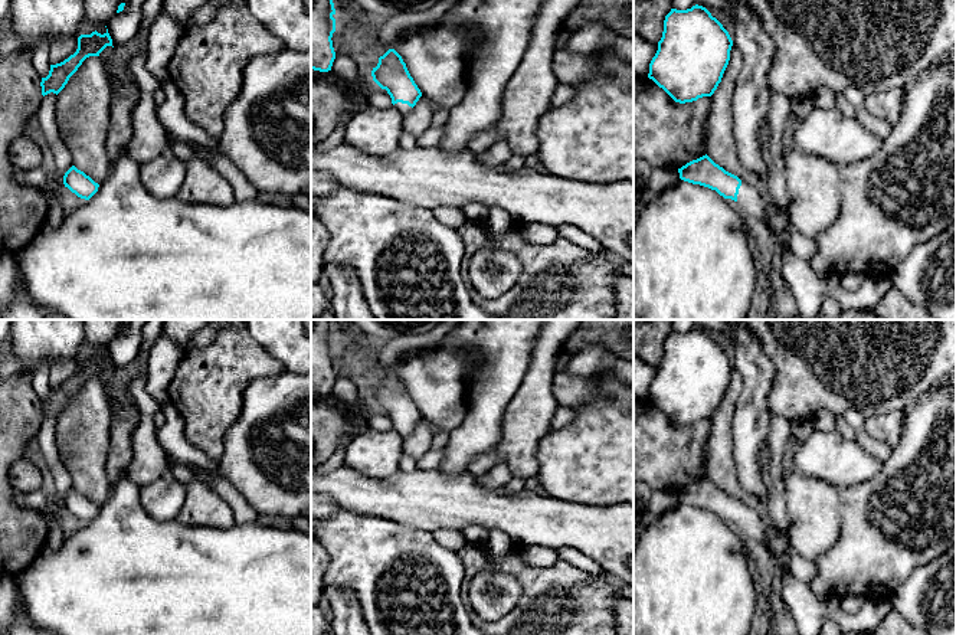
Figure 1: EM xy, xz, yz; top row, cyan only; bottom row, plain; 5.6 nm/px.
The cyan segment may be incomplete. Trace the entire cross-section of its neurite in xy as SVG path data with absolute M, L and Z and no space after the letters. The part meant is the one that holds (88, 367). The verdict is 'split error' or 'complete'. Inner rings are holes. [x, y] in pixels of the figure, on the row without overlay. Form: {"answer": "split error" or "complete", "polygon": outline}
{"answer": "complete", "polygon": "M108 351L104 357L98 356L96 353L91 357L81 357L78 360L76 374L63 384L50 387L49 397L42 400L42 418L45 419L50 415L58 418L82 384L89 379L99 379L107 369L112 369L112 361Z"}

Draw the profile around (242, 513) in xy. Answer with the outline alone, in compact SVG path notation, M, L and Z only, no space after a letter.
M193 468L194 477L220 495L233 511L236 524L258 523L258 514L249 507L245 497L227 481L219 479L209 471Z

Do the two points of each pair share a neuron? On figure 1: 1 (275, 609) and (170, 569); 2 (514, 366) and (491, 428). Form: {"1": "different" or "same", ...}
{"1": "same", "2": "same"}

